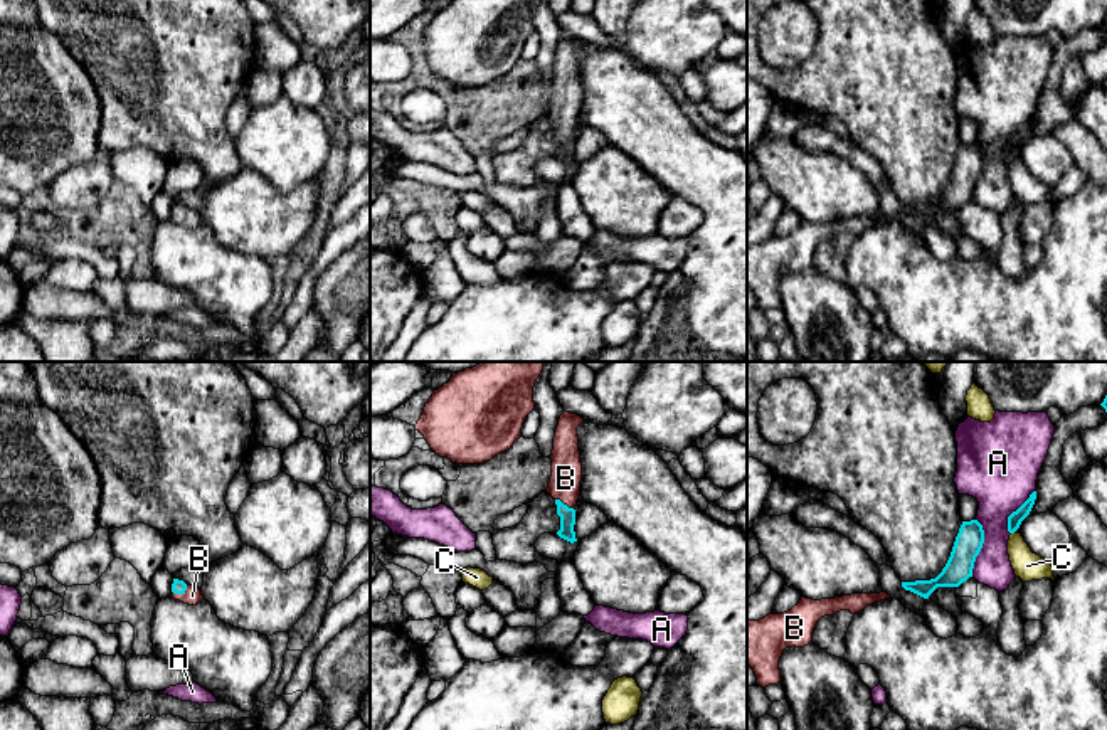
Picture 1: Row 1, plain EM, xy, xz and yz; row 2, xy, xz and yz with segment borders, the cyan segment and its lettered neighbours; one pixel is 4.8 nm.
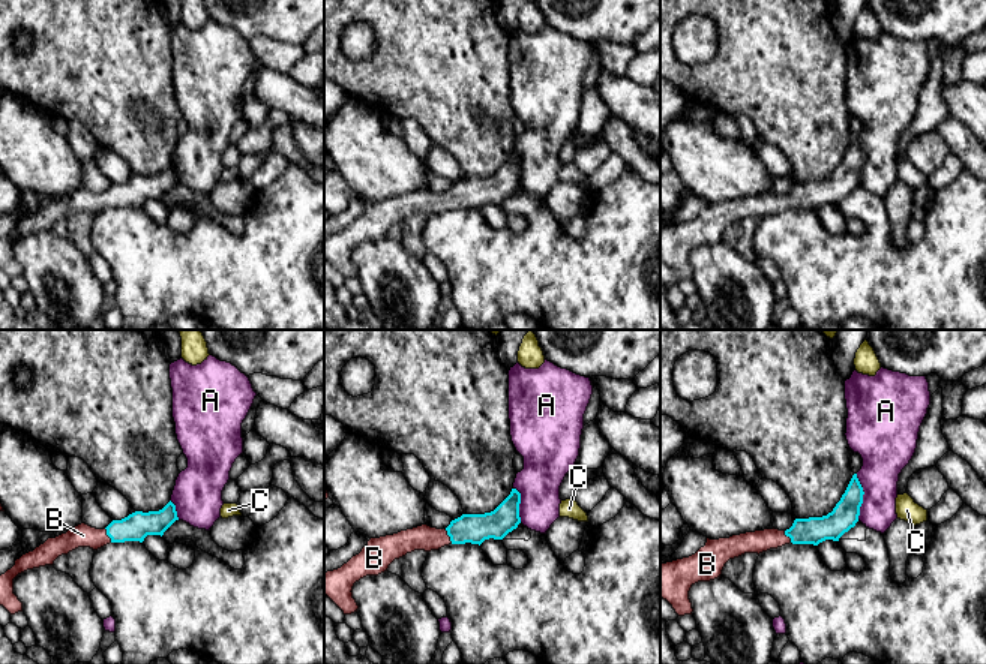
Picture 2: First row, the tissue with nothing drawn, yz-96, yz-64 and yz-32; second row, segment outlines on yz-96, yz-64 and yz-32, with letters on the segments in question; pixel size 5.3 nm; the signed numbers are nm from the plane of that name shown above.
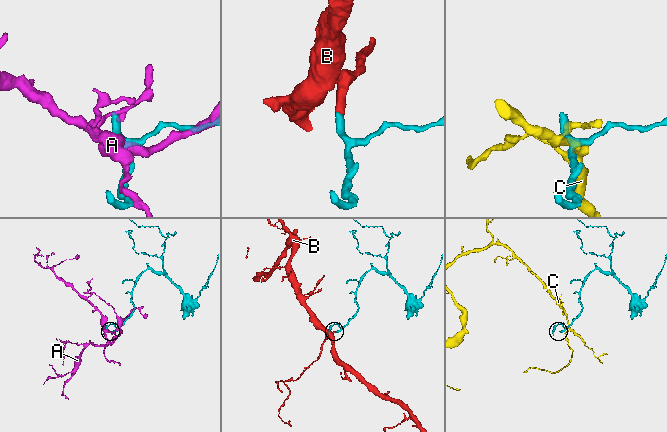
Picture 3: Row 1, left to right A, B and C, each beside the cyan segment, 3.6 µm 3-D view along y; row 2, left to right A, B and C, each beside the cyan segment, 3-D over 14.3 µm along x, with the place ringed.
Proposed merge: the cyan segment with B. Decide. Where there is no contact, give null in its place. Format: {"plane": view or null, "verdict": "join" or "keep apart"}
{"plane": "xy", "verdict": "join"}

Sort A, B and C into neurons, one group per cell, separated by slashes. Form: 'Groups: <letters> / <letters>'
Groups: A / B / C

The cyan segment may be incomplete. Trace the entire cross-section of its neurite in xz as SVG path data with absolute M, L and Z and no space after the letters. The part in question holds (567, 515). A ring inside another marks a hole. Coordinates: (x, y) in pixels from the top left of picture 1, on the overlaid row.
M565 412L559 419L555 429L554 449L552 449L552 476L548 488L545 489L557 505L557 515L560 516L560 530L557 535L570 543L577 542L574 525L580 481L582 463L579 451L577 427L584 419L577 414Z

